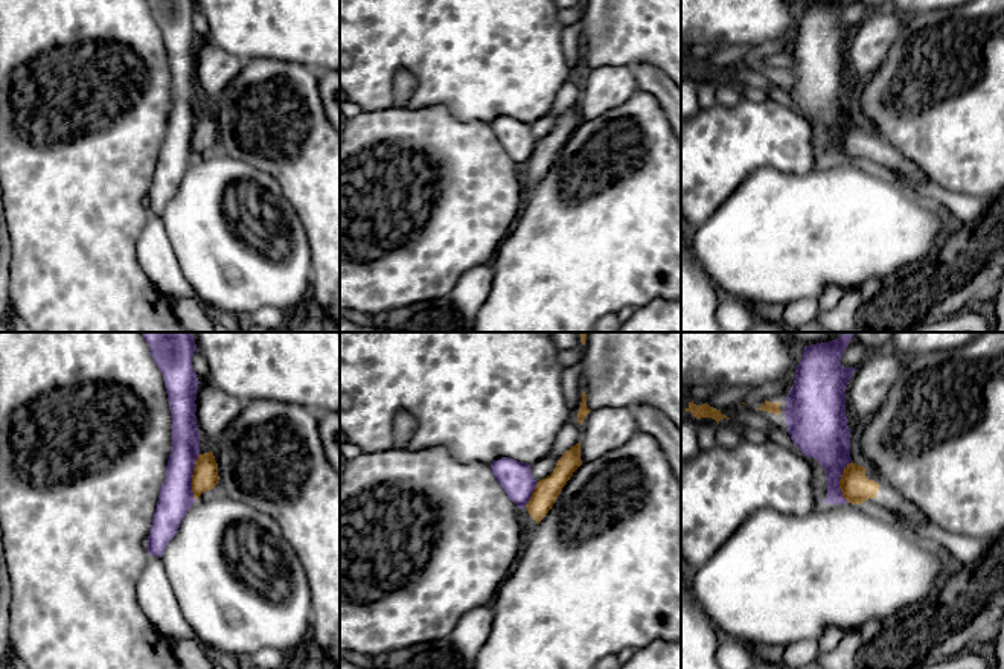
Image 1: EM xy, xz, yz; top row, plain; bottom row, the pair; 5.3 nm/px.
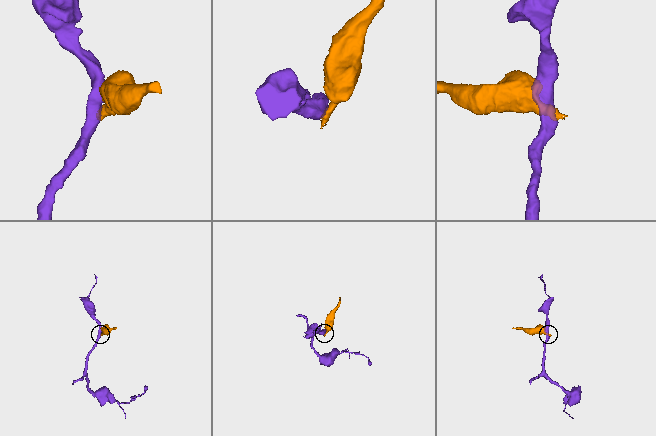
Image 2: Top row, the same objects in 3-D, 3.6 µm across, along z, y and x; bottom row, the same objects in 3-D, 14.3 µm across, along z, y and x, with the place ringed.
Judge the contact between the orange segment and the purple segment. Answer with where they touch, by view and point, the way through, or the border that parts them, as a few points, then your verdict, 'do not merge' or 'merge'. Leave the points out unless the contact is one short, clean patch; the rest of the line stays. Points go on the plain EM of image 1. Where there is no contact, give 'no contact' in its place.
contact xy (192, 136); border xy (200, 113), (192, 134), (194, 157); do not merge

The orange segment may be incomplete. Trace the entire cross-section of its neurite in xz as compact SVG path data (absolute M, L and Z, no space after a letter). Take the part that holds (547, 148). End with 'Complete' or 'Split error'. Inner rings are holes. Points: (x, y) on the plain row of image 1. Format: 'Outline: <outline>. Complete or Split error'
Outline: M579 101L562 113L550 134L536 142L529 162L521 168L524 181L523 206L529 203L536 184L548 172L562 146L580 123Z. Split error

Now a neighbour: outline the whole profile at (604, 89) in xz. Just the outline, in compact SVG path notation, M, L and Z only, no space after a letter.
M629 66L591 69L582 81L582 122L597 119L623 105L637 90L637 79Z

